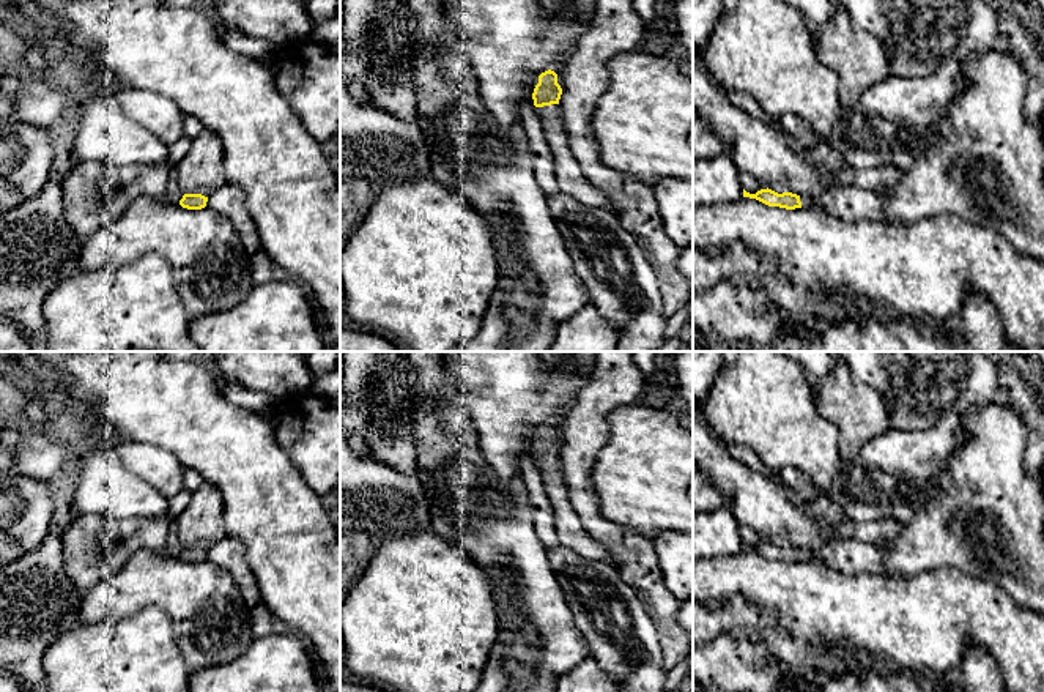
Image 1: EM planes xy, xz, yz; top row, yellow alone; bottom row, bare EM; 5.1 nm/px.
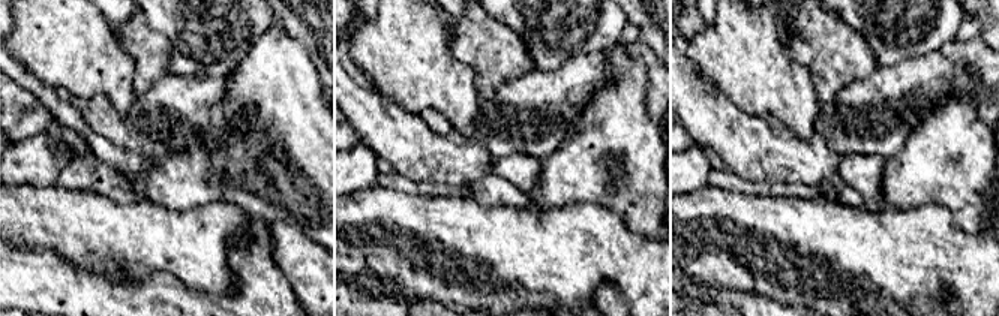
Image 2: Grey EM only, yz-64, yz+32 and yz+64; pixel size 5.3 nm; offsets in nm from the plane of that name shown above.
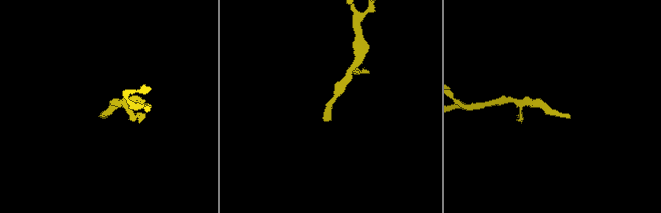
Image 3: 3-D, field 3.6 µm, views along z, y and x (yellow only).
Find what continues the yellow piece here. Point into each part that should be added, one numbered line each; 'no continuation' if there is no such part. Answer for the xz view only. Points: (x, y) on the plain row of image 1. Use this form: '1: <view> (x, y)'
1: xz (570, 532)

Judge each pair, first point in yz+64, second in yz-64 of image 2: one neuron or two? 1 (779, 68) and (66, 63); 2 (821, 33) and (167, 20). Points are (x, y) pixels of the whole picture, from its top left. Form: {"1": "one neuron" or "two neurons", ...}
{"1": "one neuron", "2": "two neurons"}

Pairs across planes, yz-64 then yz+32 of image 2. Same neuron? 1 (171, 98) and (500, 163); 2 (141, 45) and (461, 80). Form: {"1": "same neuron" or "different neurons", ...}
{"1": "different neurons", "2": "different neurons"}

